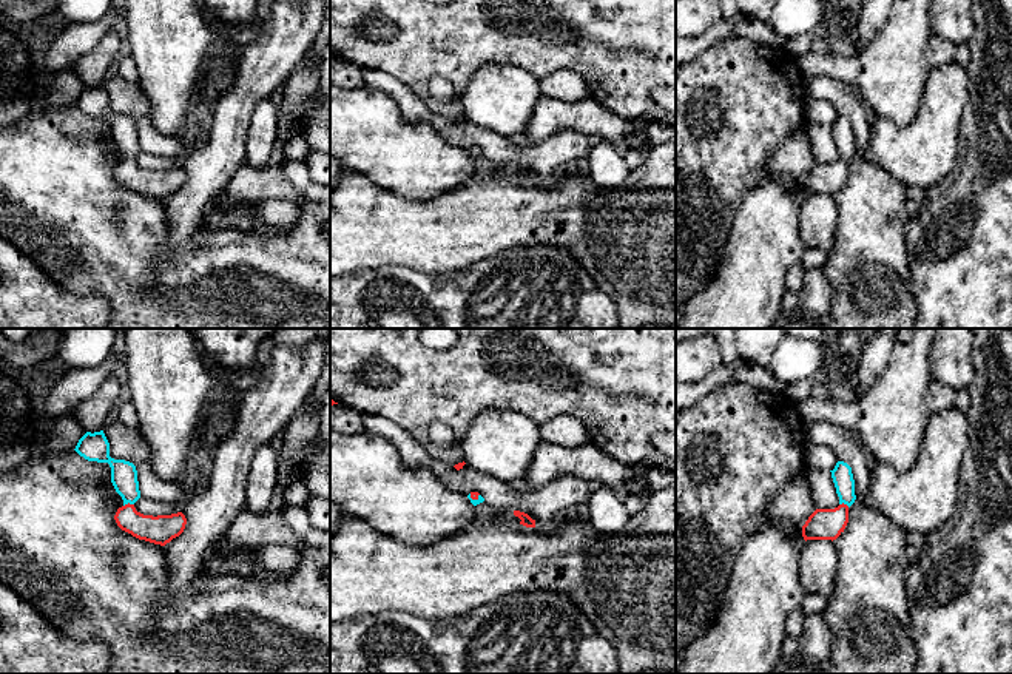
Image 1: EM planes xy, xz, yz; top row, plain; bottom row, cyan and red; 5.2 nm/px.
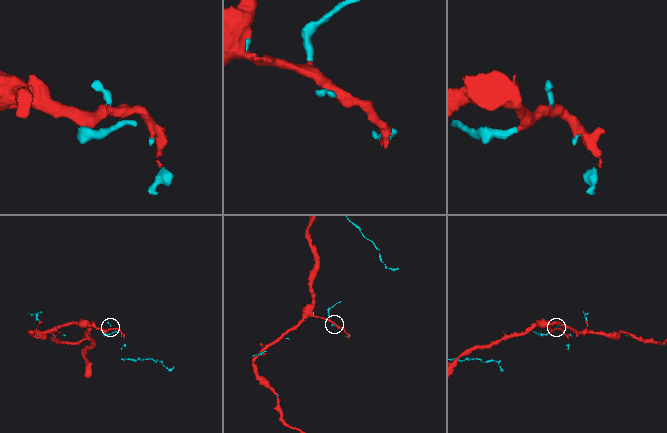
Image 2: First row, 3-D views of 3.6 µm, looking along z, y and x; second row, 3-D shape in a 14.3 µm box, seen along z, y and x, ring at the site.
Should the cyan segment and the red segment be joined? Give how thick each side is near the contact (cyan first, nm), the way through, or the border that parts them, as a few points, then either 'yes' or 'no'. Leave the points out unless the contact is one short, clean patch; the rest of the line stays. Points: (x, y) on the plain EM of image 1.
140/150 nm | yes

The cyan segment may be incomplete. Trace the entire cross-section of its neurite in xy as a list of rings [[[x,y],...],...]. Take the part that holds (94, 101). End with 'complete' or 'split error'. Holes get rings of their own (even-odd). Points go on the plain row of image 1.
[[[103,85],[86,86],[74,105],[88,116],[110,119],[111,137],[123,154],[123,160],[114,170],[122,185],[139,194],[160,201],[165,201],[184,187],[187,173],[182,167],[153,171],[136,165],[134,157],[140,153],[136,120],[130,116],[110,111],[110,97]]]; split error

